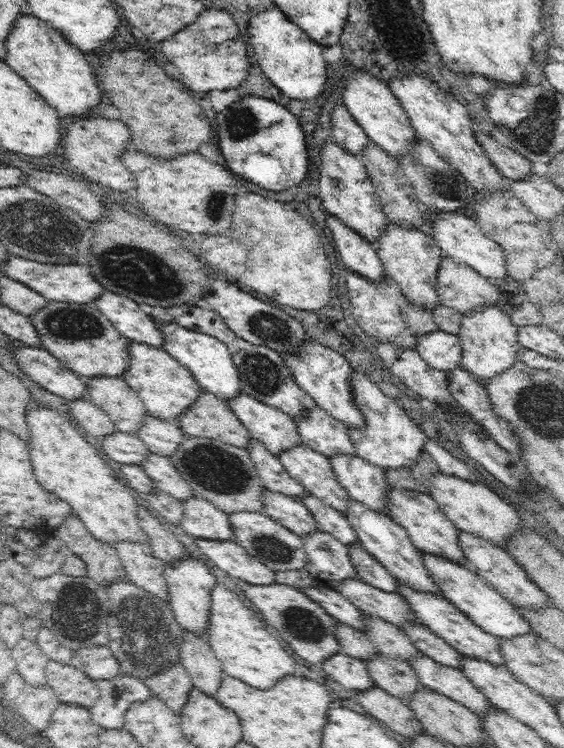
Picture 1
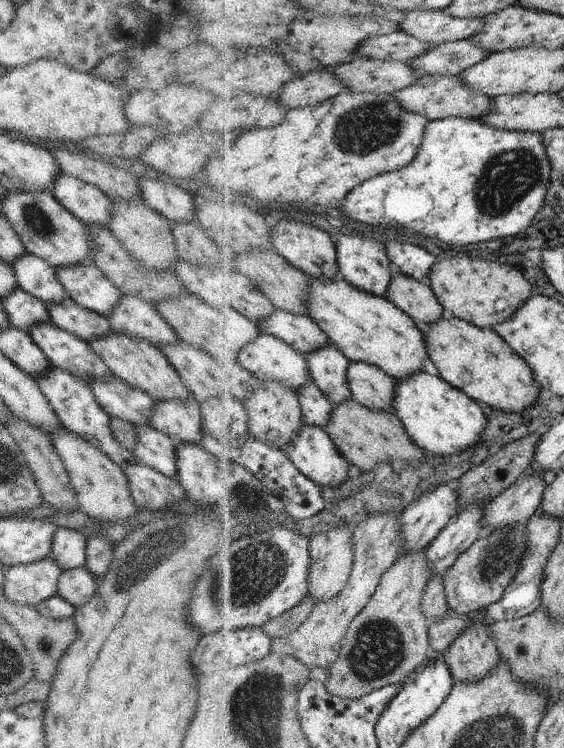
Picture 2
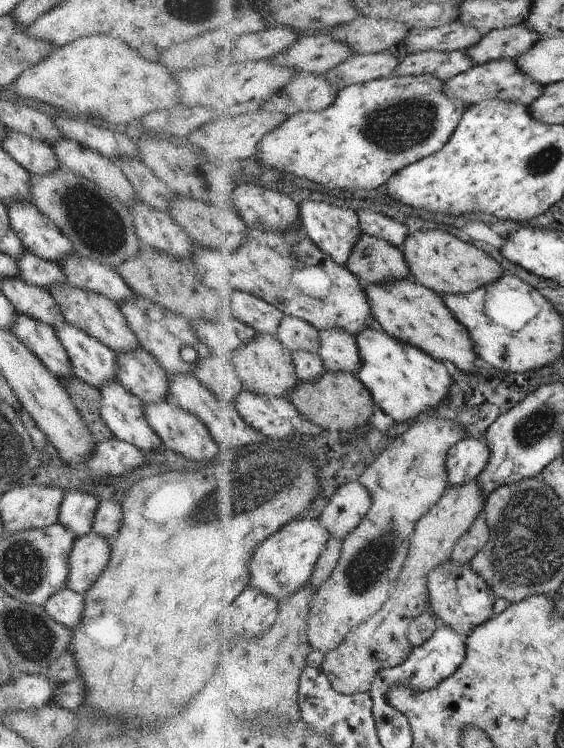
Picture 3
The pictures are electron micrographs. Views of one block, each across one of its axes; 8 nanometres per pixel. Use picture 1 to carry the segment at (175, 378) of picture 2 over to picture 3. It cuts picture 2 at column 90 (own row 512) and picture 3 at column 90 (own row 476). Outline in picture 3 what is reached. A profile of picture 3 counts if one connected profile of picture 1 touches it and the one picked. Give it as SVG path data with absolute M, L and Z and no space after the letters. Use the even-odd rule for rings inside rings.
M68 282L64 285L54 285L48 290L60 307L66 323L78 327L88 333L88 336L103 342L104 346L111 348L117 355L128 354L142 348L116 301L92 291L74 288Z

